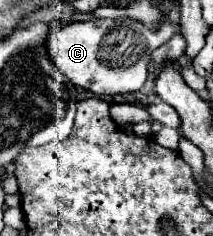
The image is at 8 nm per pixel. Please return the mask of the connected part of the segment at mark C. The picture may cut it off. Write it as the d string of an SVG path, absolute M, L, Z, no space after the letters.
M134 18L86 20L66 26L52 26L46 38L46 48L56 68L74 86L104 96L138 92L146 82L152 52L170 38L172 32L168 30L168 22L154 32Z

